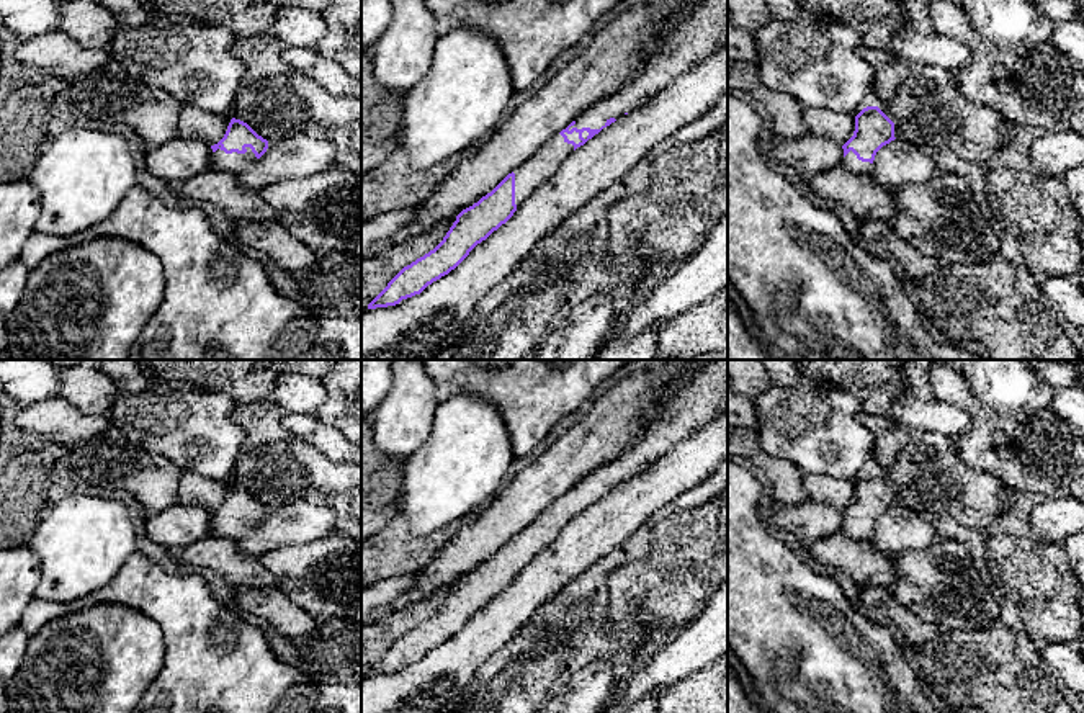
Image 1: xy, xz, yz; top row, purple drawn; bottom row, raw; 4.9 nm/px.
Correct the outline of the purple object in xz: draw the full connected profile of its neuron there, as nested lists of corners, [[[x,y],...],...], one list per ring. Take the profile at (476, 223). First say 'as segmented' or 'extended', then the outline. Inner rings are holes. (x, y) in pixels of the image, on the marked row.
extended; [[[687,21],[665,47],[652,57],[636,78],[551,137],[531,159],[508,173],[490,193],[463,209],[443,240],[428,253],[404,267],[368,304],[368,309],[396,306],[420,294],[428,285],[455,270],[469,252],[505,224],[523,200],[548,180],[577,147],[644,105],[679,75],[706,61],[719,41],[719,23]]]

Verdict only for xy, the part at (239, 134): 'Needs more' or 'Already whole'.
Needs more

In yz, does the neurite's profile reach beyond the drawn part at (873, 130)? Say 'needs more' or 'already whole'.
needs more

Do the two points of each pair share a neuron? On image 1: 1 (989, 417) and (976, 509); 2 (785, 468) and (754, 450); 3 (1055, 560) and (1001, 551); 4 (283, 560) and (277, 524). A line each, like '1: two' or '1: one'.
1: two
2: one
3: one
4: two

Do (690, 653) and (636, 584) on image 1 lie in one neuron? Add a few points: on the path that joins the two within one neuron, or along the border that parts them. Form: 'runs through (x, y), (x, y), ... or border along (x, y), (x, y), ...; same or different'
border along (705, 605), (679, 633); different

